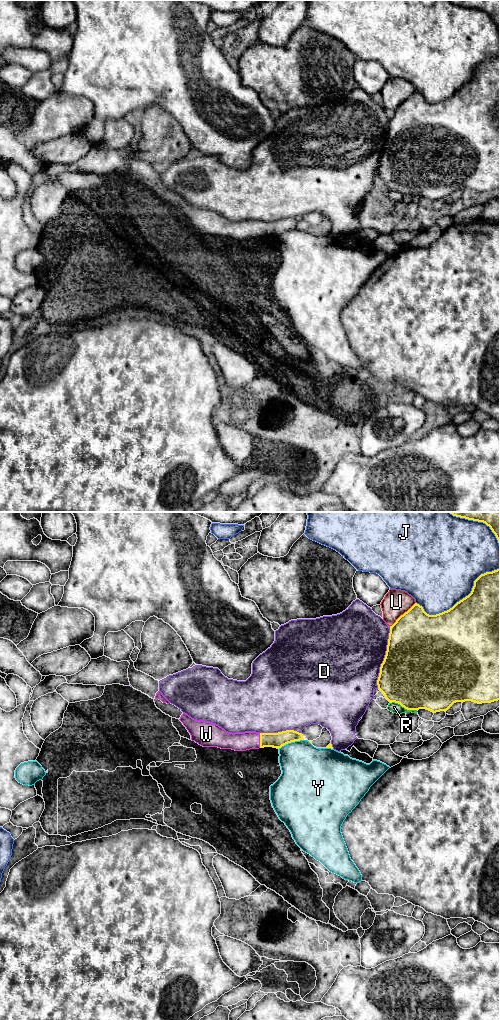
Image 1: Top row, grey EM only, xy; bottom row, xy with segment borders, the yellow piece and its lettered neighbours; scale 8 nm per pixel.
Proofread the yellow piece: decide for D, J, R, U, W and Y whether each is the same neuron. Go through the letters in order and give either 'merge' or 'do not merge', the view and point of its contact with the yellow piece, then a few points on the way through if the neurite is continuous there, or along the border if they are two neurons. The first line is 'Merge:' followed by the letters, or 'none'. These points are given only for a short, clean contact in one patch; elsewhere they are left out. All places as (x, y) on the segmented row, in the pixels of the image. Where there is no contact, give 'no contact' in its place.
Merge: W
D: do not merge; meets yellow in xy at (385, 657)
J: do not merge; meets yellow in xy at (460, 600)
R: do not merge; meets yellow in xy at (404, 707)
U: do not merge; meets yellow in xy at (403, 614)
W: merge; meets yellow in xy at (260, 740); runs through xy (276, 740), (260, 740), (245, 741)
Y: do not merge; meets yellow in xy at (290, 742)

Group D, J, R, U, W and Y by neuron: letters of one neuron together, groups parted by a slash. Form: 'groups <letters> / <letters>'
groups D / J / R / U / W / Y

